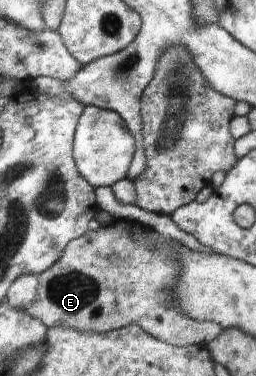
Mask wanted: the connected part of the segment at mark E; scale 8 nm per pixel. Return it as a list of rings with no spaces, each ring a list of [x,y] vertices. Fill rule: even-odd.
[[[115,222],[107,227],[100,227],[97,231],[86,232],[82,237],[72,240],[66,246],[63,256],[38,276],[37,299],[26,312],[39,319],[46,328],[63,325],[79,333],[106,333],[135,323],[153,338],[167,344],[210,344],[215,337],[221,335],[222,327],[209,321],[193,321],[171,305],[171,289],[181,267],[175,259],[169,257],[169,251],[177,245],[160,235],[157,229],[151,231],[125,222]]]

